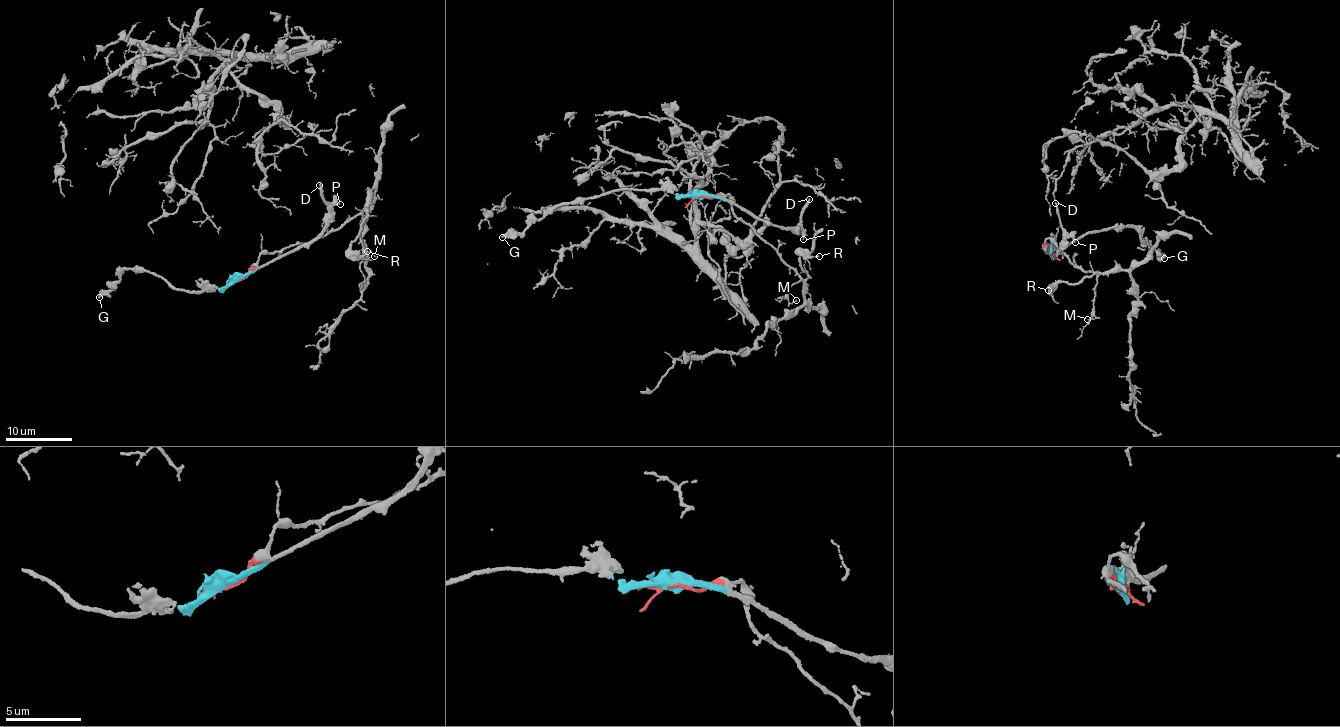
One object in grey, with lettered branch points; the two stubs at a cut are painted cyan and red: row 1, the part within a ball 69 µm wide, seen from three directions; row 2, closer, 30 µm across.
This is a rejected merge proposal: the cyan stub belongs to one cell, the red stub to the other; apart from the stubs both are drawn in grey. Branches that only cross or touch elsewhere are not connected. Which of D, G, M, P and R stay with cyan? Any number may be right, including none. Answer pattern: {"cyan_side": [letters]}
{"cyan_side": ["D", "G", "P"]}

